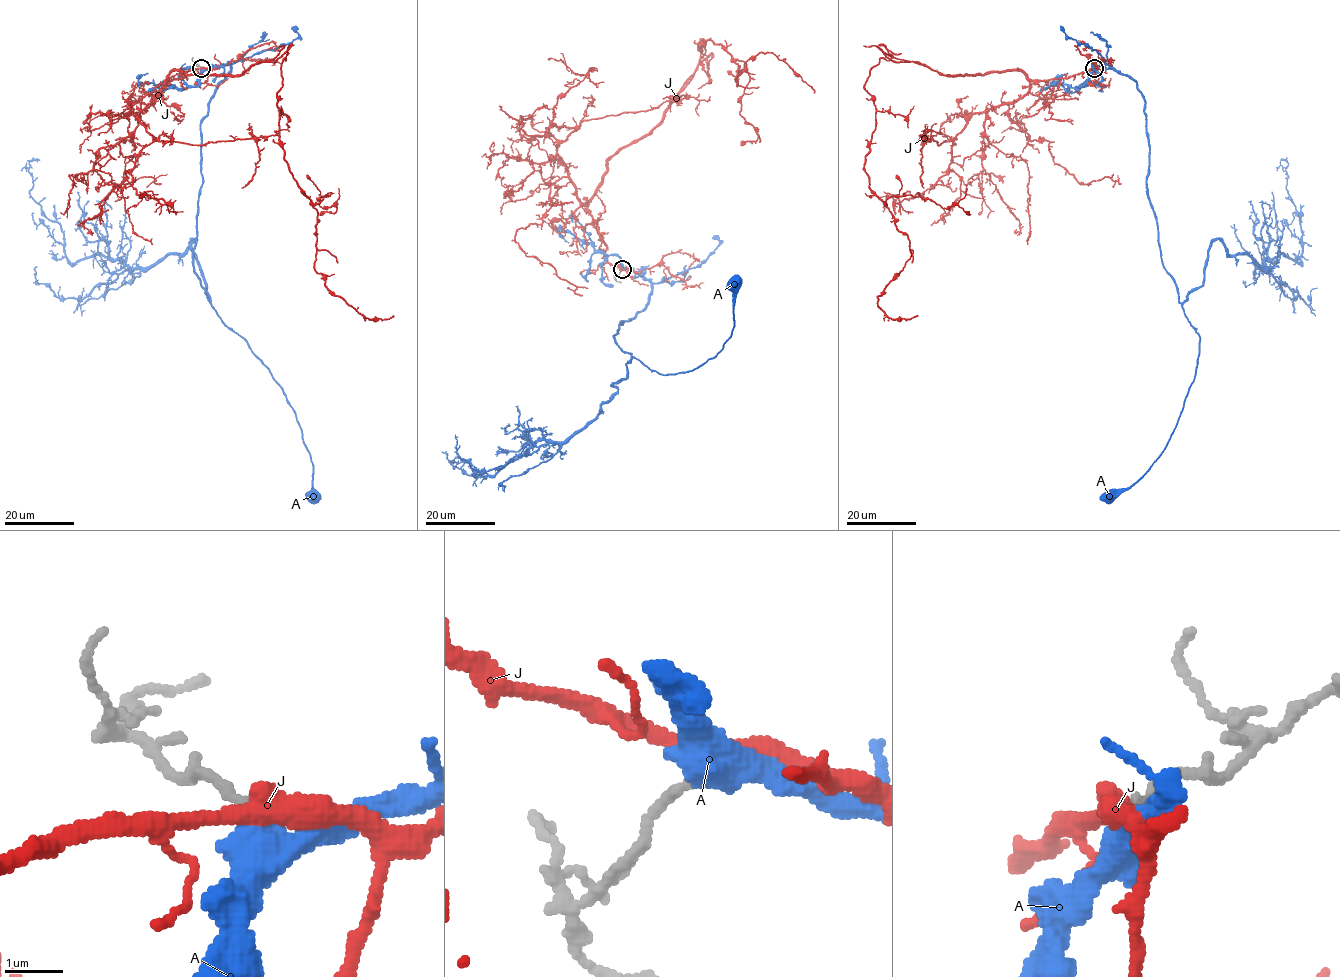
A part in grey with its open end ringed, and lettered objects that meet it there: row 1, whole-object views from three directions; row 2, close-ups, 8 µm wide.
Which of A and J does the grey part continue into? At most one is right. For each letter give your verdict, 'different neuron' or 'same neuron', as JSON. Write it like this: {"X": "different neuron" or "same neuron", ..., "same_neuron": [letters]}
{"A": "different neuron", "J": "different neuron", "same_neuron": []}

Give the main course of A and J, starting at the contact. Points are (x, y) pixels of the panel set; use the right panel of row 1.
A: (1095, 68), (1129, 75), (1144, 100), (1161, 261), (1199, 336), (1194, 379), (1162, 454), (1109, 496)
J: (1094, 67), (945, 75), (878, 46), (892, 57), (864, 85), (864, 170), (911, 256), (877, 305), (917, 315)

